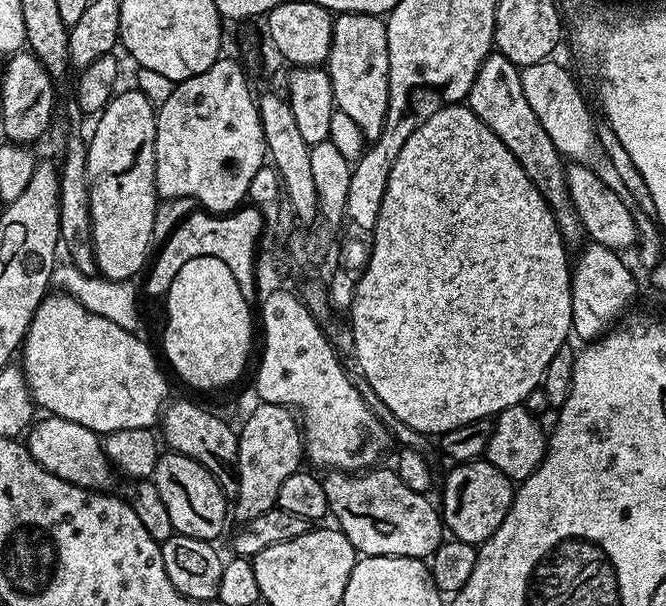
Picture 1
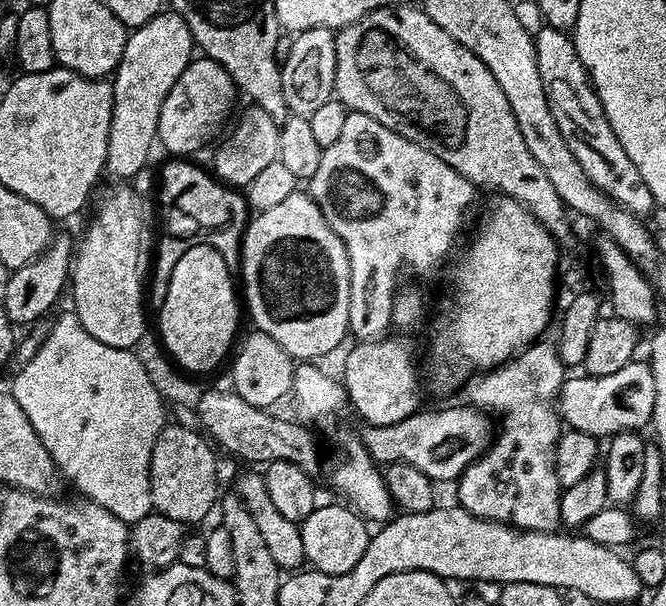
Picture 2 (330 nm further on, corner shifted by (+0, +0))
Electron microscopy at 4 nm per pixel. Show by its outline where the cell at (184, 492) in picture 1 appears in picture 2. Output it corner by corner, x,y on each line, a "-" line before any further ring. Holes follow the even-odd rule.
169,423
158,434
152,454
153,509
161,512
163,516
174,518
179,524
185,526
191,526
199,520
206,519
208,511
211,508
213,511
218,500
218,495
216,496
216,456
212,453
213,445
199,431
196,432
191,432
190,429
183,428
180,424

